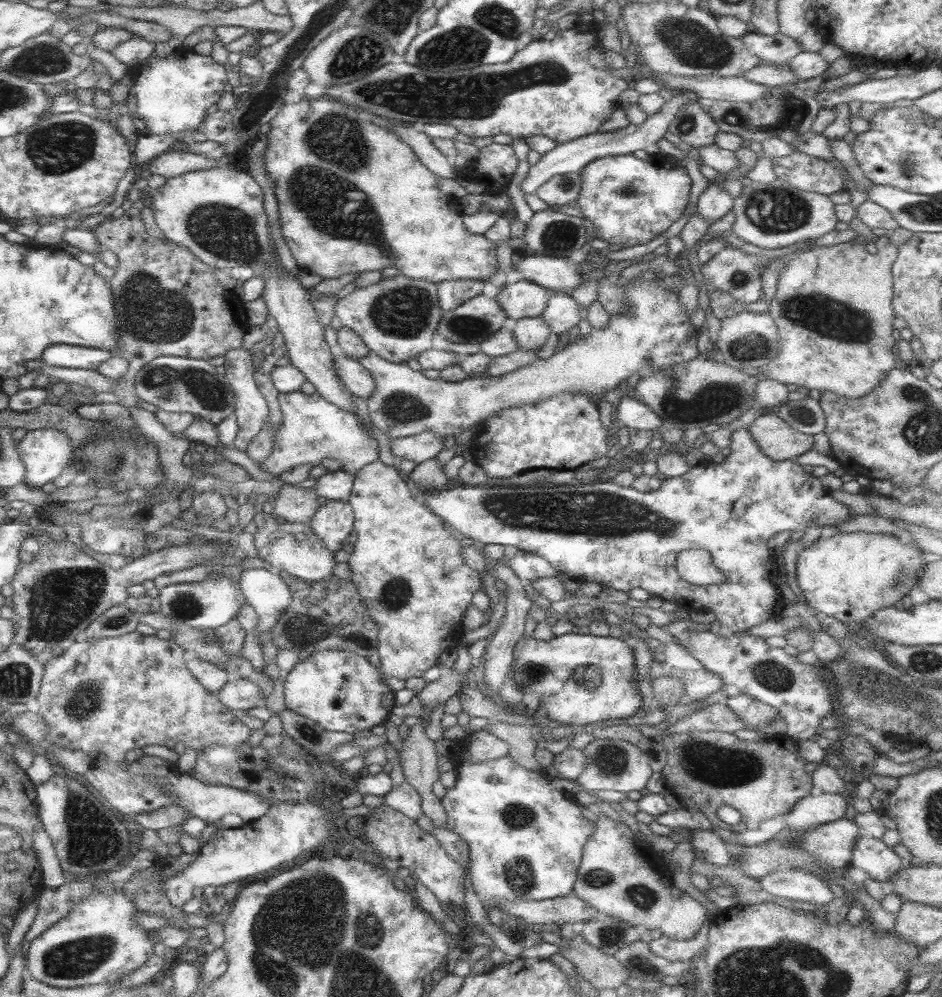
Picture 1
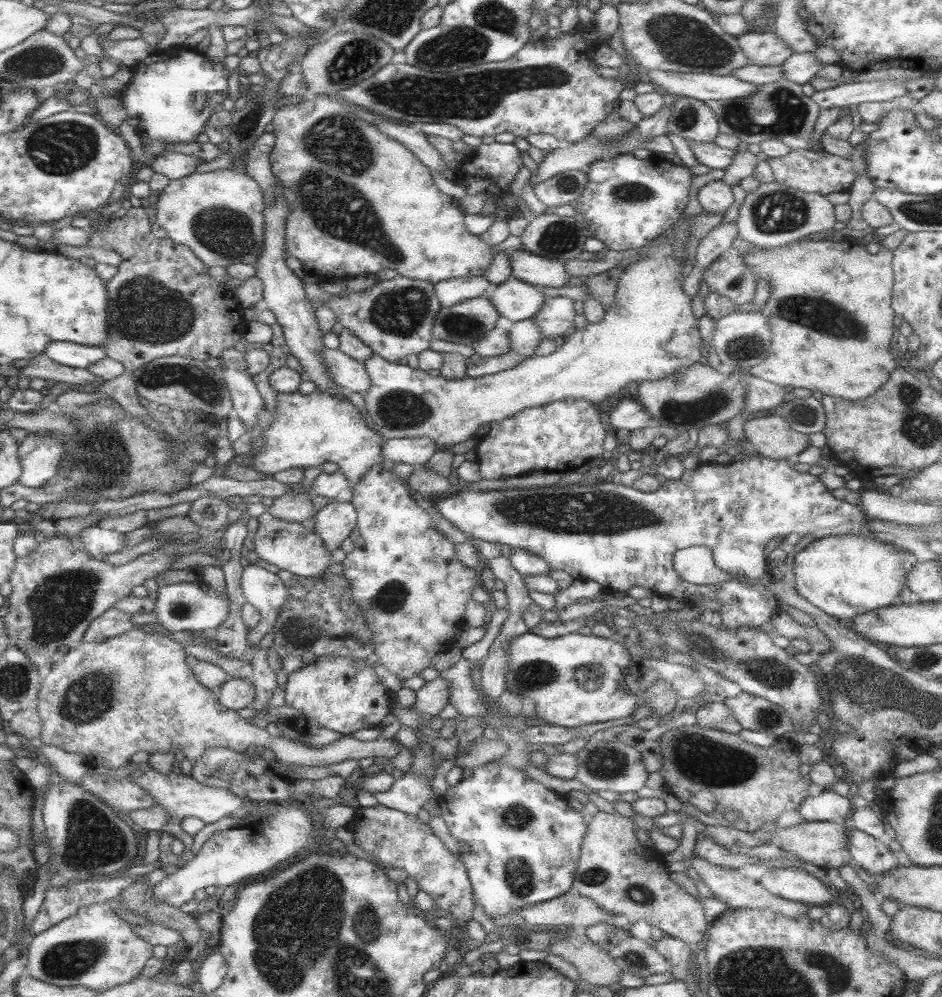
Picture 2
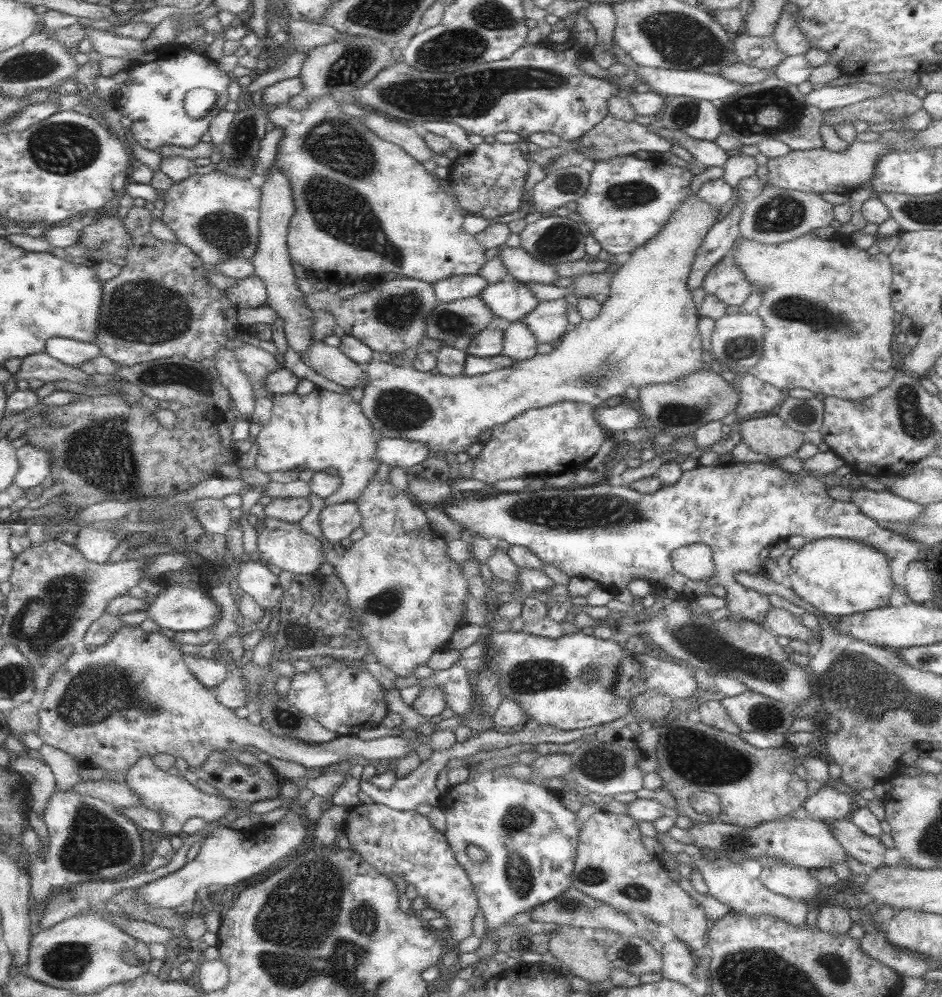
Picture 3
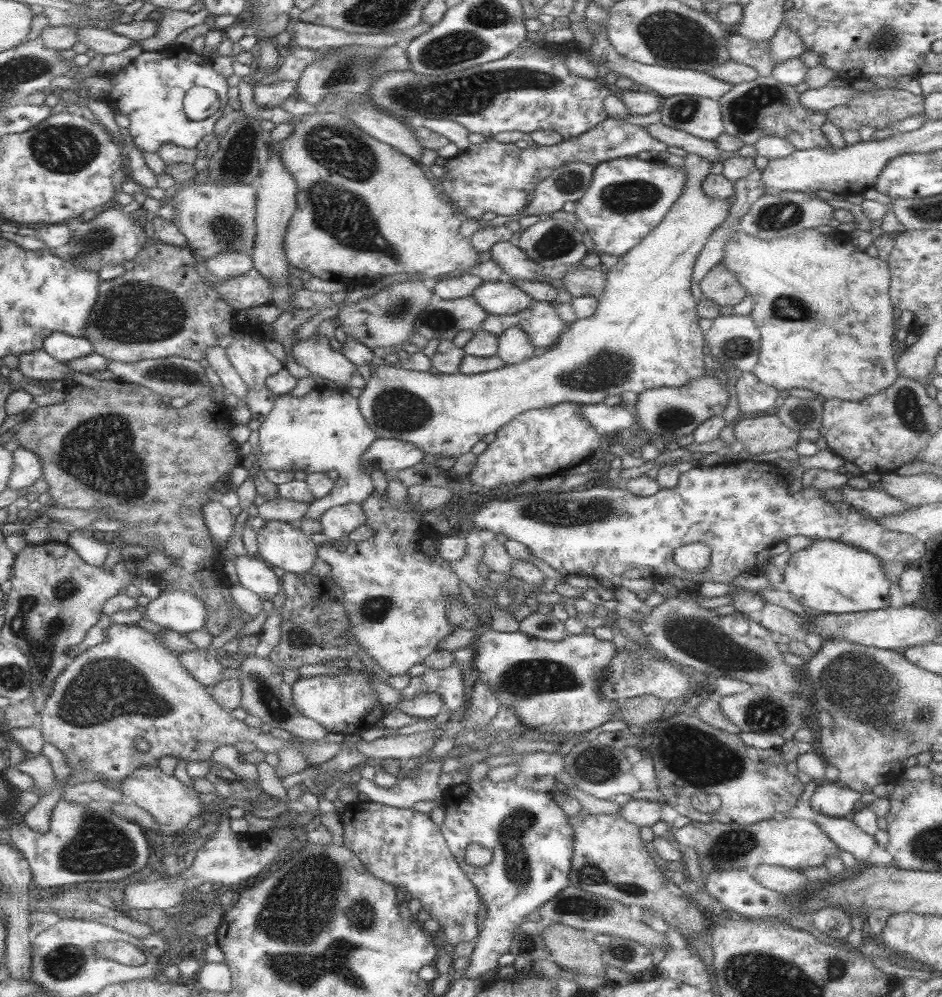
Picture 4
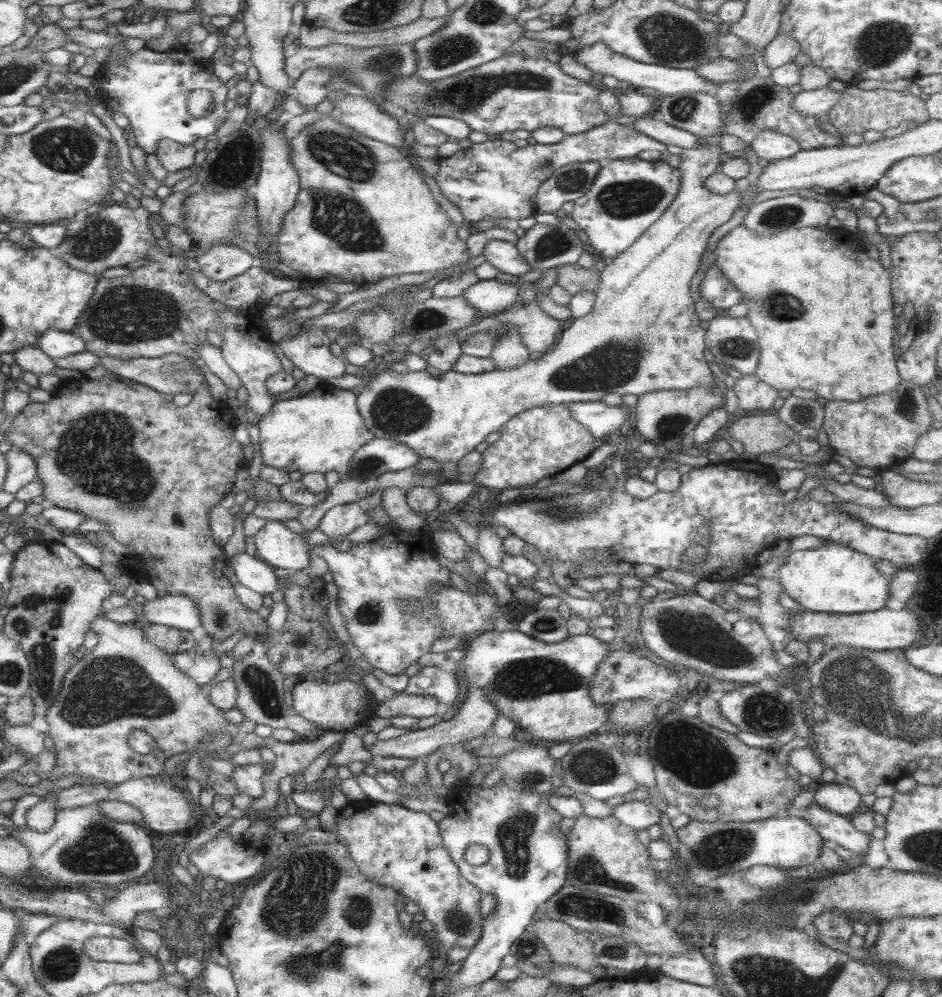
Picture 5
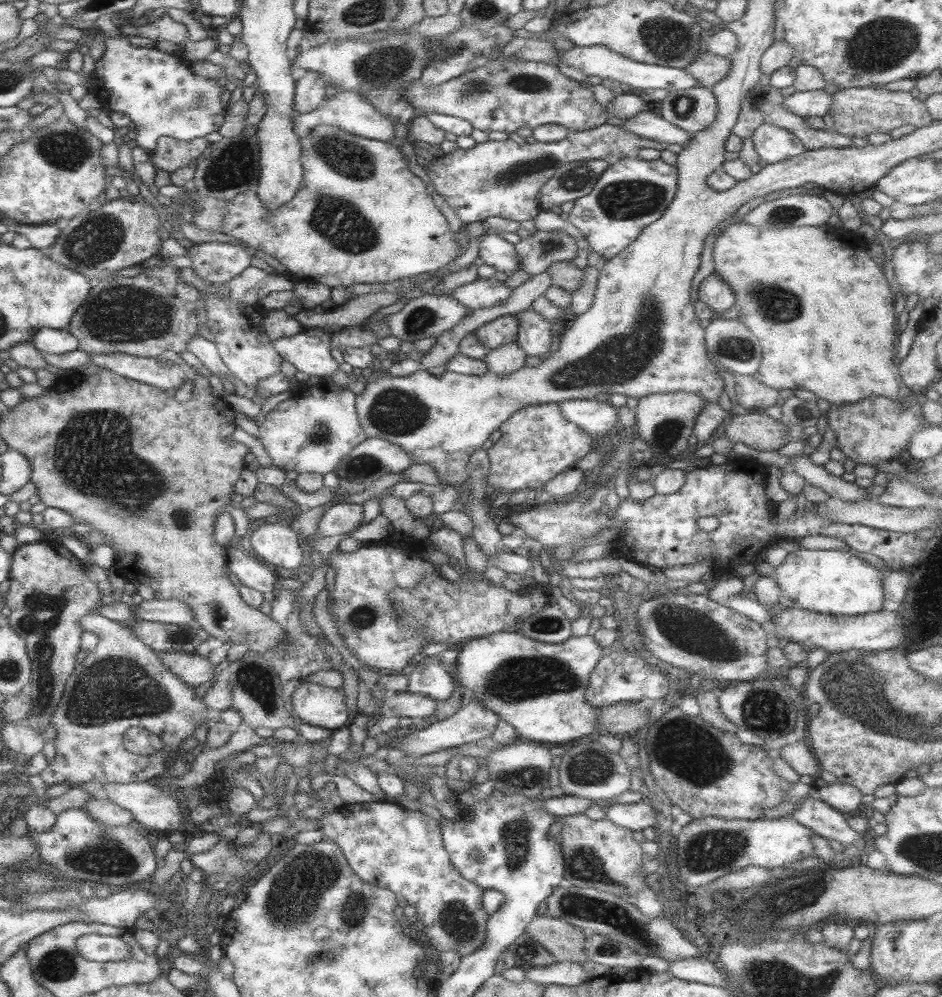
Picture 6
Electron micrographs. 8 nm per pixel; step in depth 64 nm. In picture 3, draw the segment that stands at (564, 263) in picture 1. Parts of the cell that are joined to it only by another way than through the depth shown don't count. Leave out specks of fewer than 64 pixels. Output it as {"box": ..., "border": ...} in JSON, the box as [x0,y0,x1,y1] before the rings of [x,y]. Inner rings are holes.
{"box":[497,246,557,284],"border":[[[499,246],[497,258],[501,260],[507,276],[521,284],[553,284],[557,280],[557,272],[553,264],[543,264],[527,254],[523,248],[507,248]]]}

